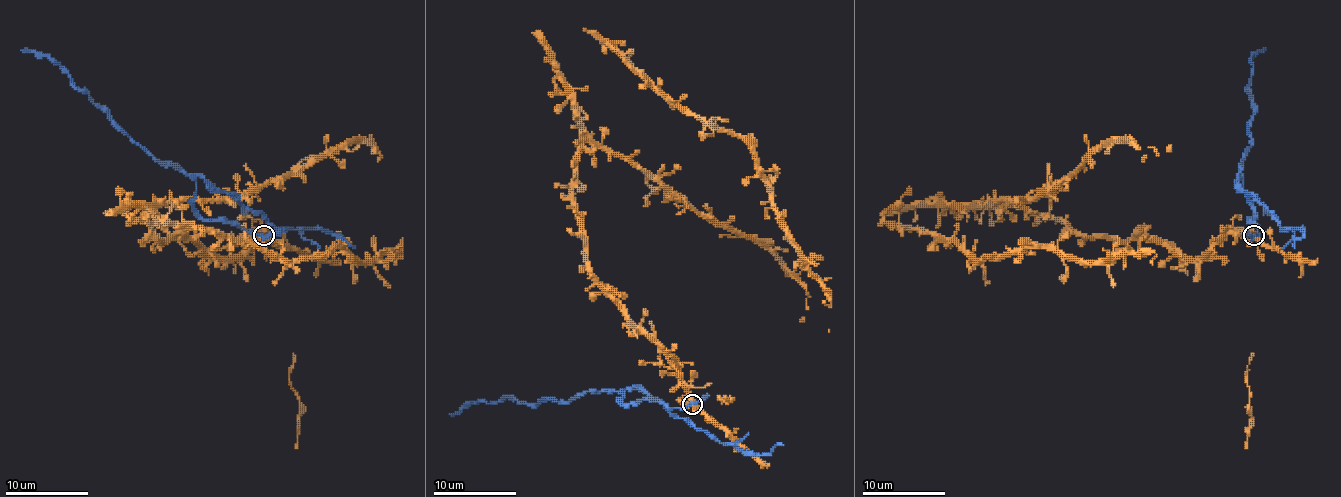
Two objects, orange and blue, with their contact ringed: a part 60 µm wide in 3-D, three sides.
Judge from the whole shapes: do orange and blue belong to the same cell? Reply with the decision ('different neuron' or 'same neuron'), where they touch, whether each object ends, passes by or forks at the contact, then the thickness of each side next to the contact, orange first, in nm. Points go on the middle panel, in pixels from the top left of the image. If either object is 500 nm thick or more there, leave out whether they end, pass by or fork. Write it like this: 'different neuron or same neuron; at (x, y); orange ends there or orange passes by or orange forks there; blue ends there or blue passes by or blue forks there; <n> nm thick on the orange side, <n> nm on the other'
different neuron; at (692, 404); orange forks there; blue passes by; 440 nm thick on the orange side, 280 nm on the other

